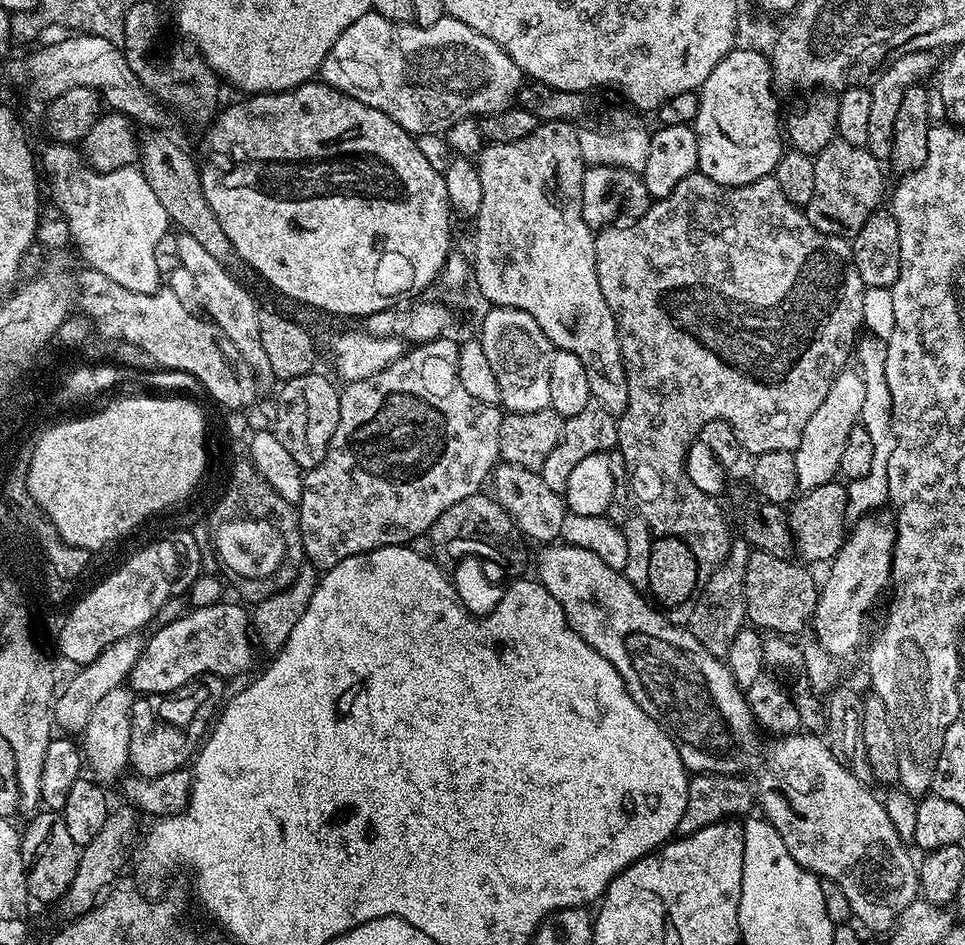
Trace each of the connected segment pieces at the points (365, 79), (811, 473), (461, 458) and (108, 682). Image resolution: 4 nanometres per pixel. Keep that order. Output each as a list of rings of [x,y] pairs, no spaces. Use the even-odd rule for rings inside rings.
[[[371,11],[362,14],[358,22],[346,26],[334,42],[330,54],[324,60],[323,83],[354,97],[371,108],[382,110],[398,126],[402,126],[413,137],[435,132],[442,134],[451,124],[459,120],[488,116],[492,112],[503,112],[519,97],[526,77],[519,66],[486,34],[478,34],[466,22],[445,14],[434,26],[418,26],[416,23],[395,24],[382,14]]]
[[[845,366],[834,378],[830,386],[830,394],[822,398],[822,406],[818,406],[810,422],[806,422],[806,430],[802,430],[802,442],[798,442],[796,447],[796,469],[798,470],[796,487],[801,493],[814,490],[823,484],[833,483],[834,477],[840,470],[846,437],[858,423],[862,414],[862,402],[865,399],[862,378],[857,369]]]
[[[441,338],[438,340],[427,340],[425,344],[418,344],[411,347],[402,358],[395,360],[390,366],[378,374],[370,374],[370,378],[347,381],[339,389],[340,409],[338,410],[338,426],[334,430],[334,438],[330,438],[330,446],[326,450],[326,456],[322,462],[314,469],[304,472],[304,485],[302,486],[302,498],[298,505],[301,544],[304,547],[304,554],[307,563],[312,563],[319,570],[327,570],[338,566],[346,558],[354,554],[369,552],[375,548],[385,548],[388,544],[398,544],[401,546],[412,542],[415,536],[420,536],[431,529],[432,523],[454,502],[462,502],[462,498],[475,496],[481,491],[480,483],[487,481],[491,477],[493,468],[500,460],[500,447],[498,446],[498,430],[502,412],[495,404],[478,402],[462,386],[462,378],[458,378],[458,354],[460,347],[457,341]]]
[[[139,635],[118,638],[94,662],[83,665],[68,680],[68,685],[55,697],[54,700],[54,724],[57,729],[65,728],[65,733],[80,734],[83,733],[86,722],[90,722],[90,714],[94,714],[94,706],[98,706],[99,700],[110,690],[121,687],[125,683],[129,672],[136,664],[137,658],[142,651],[142,640]],[[76,732],[76,733],[72,733]]]

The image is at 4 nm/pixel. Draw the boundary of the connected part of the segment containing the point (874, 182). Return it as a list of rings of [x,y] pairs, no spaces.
[[[839,138],[831,140],[826,146],[826,150],[819,152],[814,159],[816,161],[814,166],[814,198],[810,198],[810,202],[806,206],[808,221],[819,232],[825,232],[831,236],[851,238],[871,218],[873,212],[881,207],[880,199],[883,196],[885,199],[884,176],[880,173],[881,161],[874,159],[868,153],[867,147],[859,148]]]

